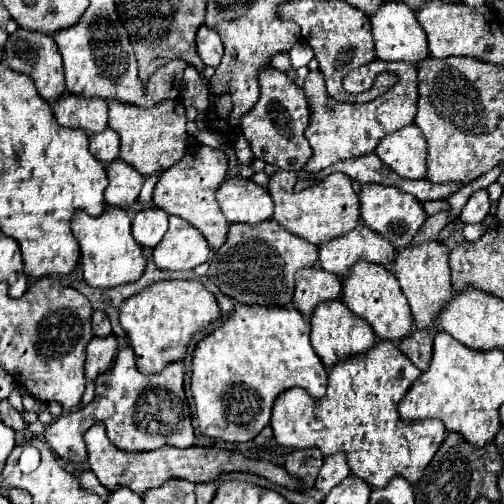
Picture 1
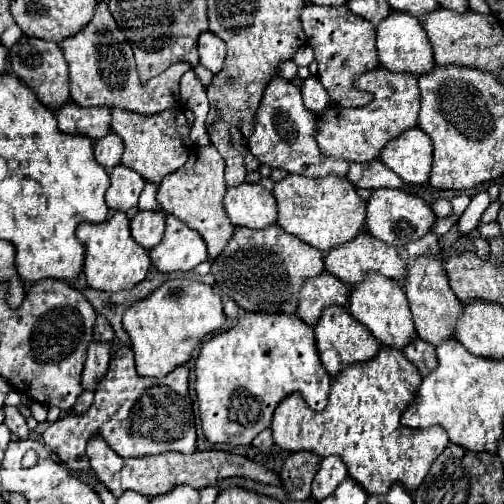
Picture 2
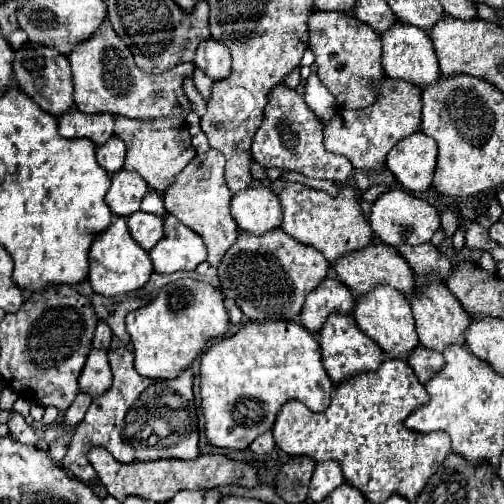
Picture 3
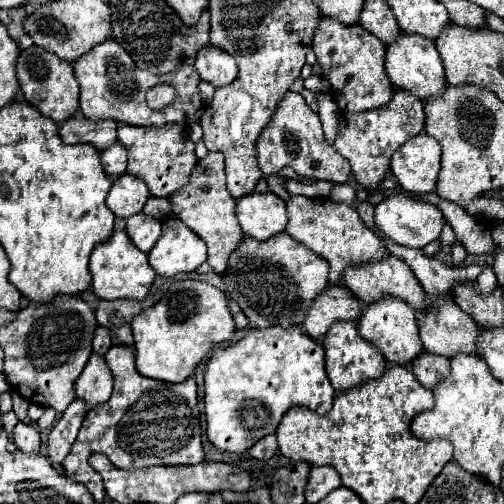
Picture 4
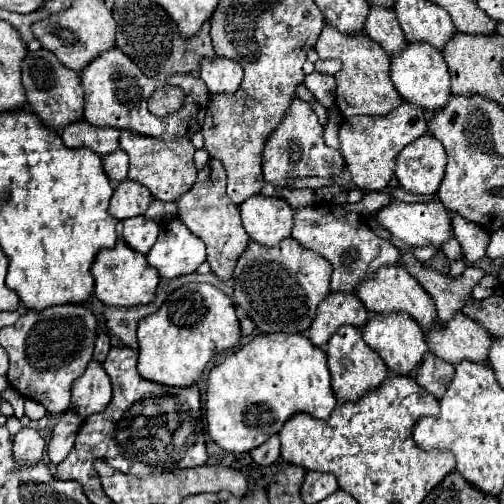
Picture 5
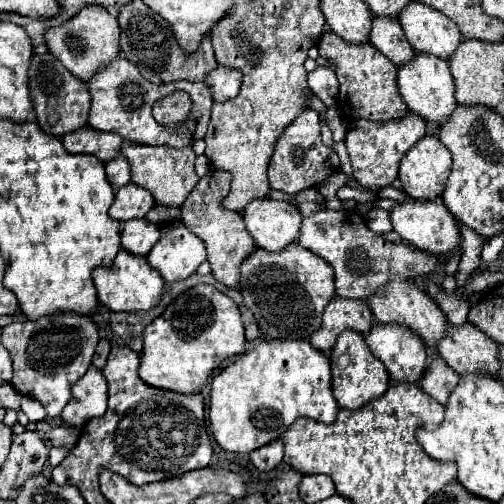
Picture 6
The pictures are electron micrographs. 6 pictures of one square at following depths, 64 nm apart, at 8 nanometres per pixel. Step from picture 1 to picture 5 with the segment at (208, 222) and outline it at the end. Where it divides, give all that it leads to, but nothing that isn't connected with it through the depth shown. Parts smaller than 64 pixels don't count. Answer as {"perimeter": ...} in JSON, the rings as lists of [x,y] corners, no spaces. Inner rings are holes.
{"perimeter":[[[210,158],[202,170],[198,170],[198,178],[188,192],[184,192],[178,200],[178,216],[180,220],[194,232],[198,238],[204,240],[208,250],[208,264],[212,272],[220,280],[232,278],[232,264],[236,264],[242,250],[248,246],[250,238],[240,222],[238,206],[226,194],[226,172],[218,158]]]}

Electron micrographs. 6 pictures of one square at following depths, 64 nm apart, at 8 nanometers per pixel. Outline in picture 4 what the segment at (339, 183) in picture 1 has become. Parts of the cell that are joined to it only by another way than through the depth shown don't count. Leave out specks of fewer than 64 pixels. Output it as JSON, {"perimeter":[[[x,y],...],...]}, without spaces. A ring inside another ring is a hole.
{"perimeter":[[[292,194],[286,200],[288,210],[288,226],[286,234],[290,234],[294,240],[302,242],[306,248],[314,250],[330,264],[330,282],[340,284],[342,270],[348,264],[360,264],[372,258],[384,258],[388,254],[382,240],[364,224],[356,208],[350,204],[340,204],[330,198],[308,198],[300,194]]]}

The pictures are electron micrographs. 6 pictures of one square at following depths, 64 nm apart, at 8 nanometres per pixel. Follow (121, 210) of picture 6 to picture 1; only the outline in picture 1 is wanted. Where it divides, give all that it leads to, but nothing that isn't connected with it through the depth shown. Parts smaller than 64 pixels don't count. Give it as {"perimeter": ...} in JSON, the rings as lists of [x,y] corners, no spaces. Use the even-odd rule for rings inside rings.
{"perimeter":[[[116,158],[106,166],[108,172],[108,186],[104,192],[104,198],[110,206],[128,208],[140,194],[144,176],[138,174],[132,166],[128,166],[124,160]]]}

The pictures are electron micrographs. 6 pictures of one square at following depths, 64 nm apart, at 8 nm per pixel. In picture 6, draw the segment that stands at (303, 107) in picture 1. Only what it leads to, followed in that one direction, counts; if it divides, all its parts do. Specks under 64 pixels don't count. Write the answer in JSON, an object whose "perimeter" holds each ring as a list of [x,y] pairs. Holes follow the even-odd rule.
{"perimeter":[[[312,108],[302,110],[302,114],[296,116],[296,120],[286,126],[282,136],[274,144],[274,152],[268,166],[268,180],[270,186],[276,190],[282,190],[286,194],[296,194],[304,188],[312,188],[320,182],[324,182],[330,174],[340,170],[338,154],[328,148],[320,138],[320,120],[318,112]]]}

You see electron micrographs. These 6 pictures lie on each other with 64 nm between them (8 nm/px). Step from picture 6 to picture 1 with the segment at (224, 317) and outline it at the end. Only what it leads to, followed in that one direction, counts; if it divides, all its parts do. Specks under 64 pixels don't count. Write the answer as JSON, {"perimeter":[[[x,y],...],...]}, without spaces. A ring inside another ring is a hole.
{"perimeter":[[[162,280],[120,304],[120,326],[130,338],[136,366],[142,372],[160,372],[164,364],[182,360],[192,336],[218,316],[220,308],[214,294],[210,294],[198,280]]]}

